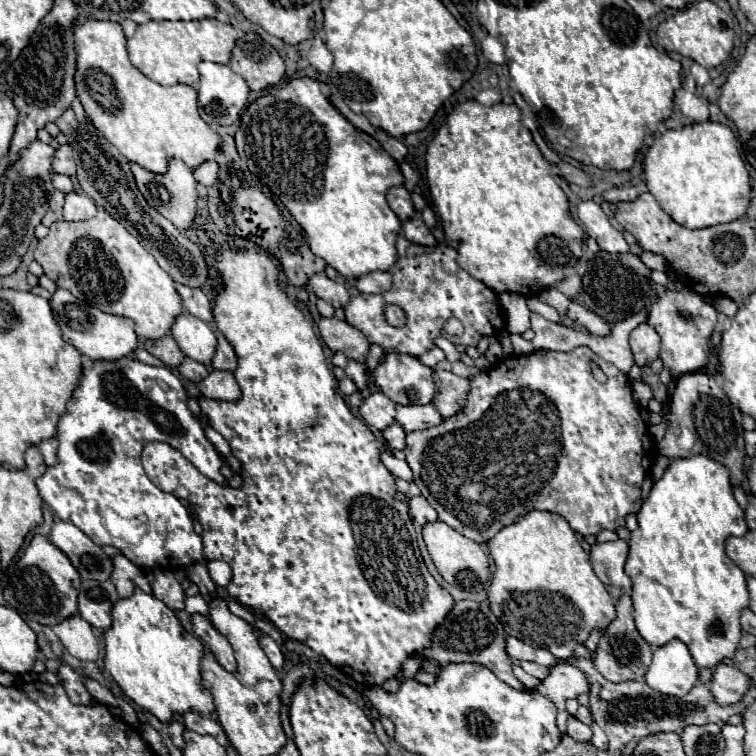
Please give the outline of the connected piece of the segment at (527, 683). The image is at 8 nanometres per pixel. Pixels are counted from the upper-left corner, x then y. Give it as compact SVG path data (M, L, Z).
M514 664L514 676L524 684L524 688L526 688L526 690L536 690L536 688L538 688L538 684L540 684L540 680L538 680L538 678L534 678L534 676L526 674L518 664Z

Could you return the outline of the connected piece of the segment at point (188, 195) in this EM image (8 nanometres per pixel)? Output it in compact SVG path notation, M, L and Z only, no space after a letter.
M170 160L168 172L166 174L152 174L146 172L144 168L140 168L138 164L132 164L132 174L136 178L136 184L140 188L140 192L144 194L146 202L158 210L164 218L168 218L178 230L188 230L196 218L196 200L198 200L198 192L196 192L196 180L192 176L192 172L186 168L186 164L182 164L180 160Z

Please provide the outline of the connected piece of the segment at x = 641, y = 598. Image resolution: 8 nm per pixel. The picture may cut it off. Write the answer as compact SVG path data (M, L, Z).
M692 456L692 458L678 458L678 460L672 460L666 468L666 472L662 474L660 480L654 482L646 502L642 504L640 512L638 512L638 528L632 532L632 538L630 538L630 554L628 554L628 560L626 560L626 574L630 576L632 580L632 602L634 602L634 622L636 622L636 628L638 632L642 634L642 638L652 644L652 646L664 646L668 644L670 640L678 638L682 640L694 662L700 666L700 668L714 668L716 664L720 664L724 658L734 658L734 652L736 652L736 646L740 642L740 614L744 608L748 608L748 588L746 588L746 576L744 572L726 556L726 550L724 550L724 542L728 536L744 536L748 532L748 526L746 526L746 520L744 520L744 510L738 506L738 502L734 500L732 496L732 486L730 486L730 472L724 464L718 464L716 460L710 460L708 456Z

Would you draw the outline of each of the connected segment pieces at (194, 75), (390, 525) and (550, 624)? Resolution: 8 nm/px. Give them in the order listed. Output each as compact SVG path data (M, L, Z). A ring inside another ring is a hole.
M216 18L212 20L196 20L196 22L146 22L136 28L136 34L128 38L128 56L130 62L150 80L174 86L174 84L190 84L194 86L198 82L198 62L210 60L218 64L230 62L230 52L234 48L234 42L238 40L238 30L230 24L224 24Z
M218 252L216 254L216 270L222 274L224 280L224 292L216 296L214 306L214 320L218 324L218 330L230 340L230 344L236 350L238 356L238 370L236 380L242 388L242 398L236 402L220 402L220 400L208 400L200 398L202 414L208 418L210 426L220 432L230 448L232 454L242 462L242 486L232 488L229 485L219 485L200 473L176 448L164 442L150 442L144 446L142 452L142 464L148 474L148 478L162 490L170 492L178 498L184 498L188 504L196 506L200 524L204 528L202 542L204 542L204 560L224 560L232 568L232 580L226 586L228 594L236 598L242 606L252 608L256 614L266 616L276 628L280 628L288 638L304 642L308 648L312 648L316 654L324 656L332 666L340 668L344 674L354 678L362 686L382 686L384 680L396 678L400 672L400 666L406 658L412 654L422 652L424 648L430 648L432 634L438 628L438 624L448 616L448 612L454 606L454 600L450 592L446 592L426 570L426 564L420 556L418 542L416 542L416 530L408 514L408 504L396 500L396 482L394 476L388 472L388 468L382 464L380 454L386 448L382 440L374 436L374 432L358 420L346 400L338 392L338 380L334 378L332 370L326 364L326 356L322 350L322 344L314 332L314 322L310 322L280 290L278 286L278 270L270 256L264 252Z
M532 510L516 524L502 528L488 542L488 548L496 564L496 572L488 590L488 598L492 602L490 608L498 620L502 620L506 634L516 636L518 640L524 640L532 646L546 648L558 660L568 660L576 644L584 642L592 630L604 630L614 620L614 602L606 592L606 586L596 578L590 556L580 546L576 532L568 526L566 518L552 512ZM522 594L526 596L526 602L518 600Z

